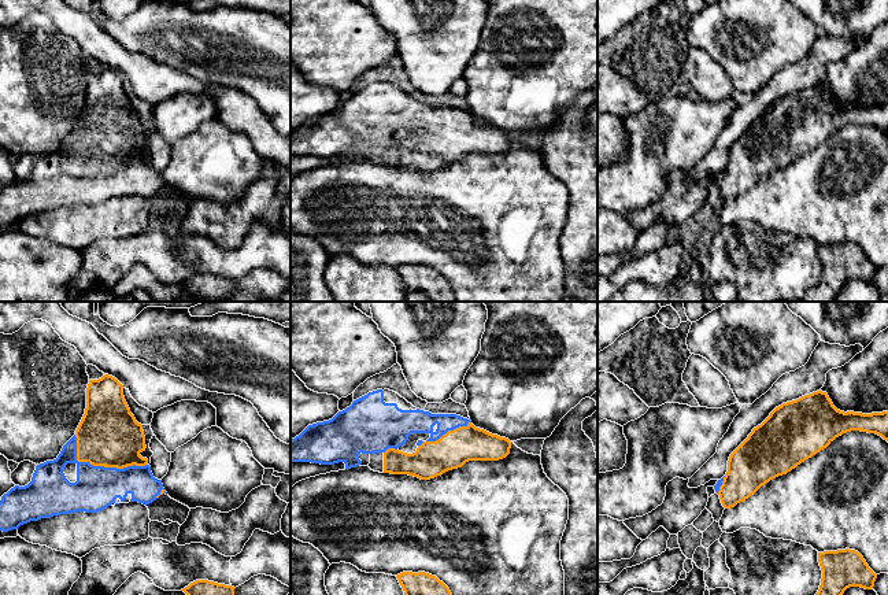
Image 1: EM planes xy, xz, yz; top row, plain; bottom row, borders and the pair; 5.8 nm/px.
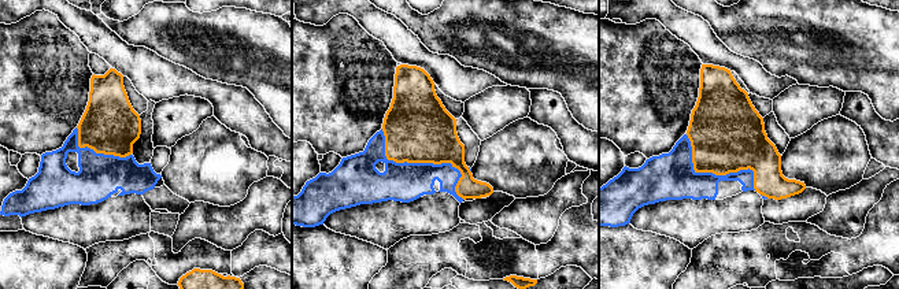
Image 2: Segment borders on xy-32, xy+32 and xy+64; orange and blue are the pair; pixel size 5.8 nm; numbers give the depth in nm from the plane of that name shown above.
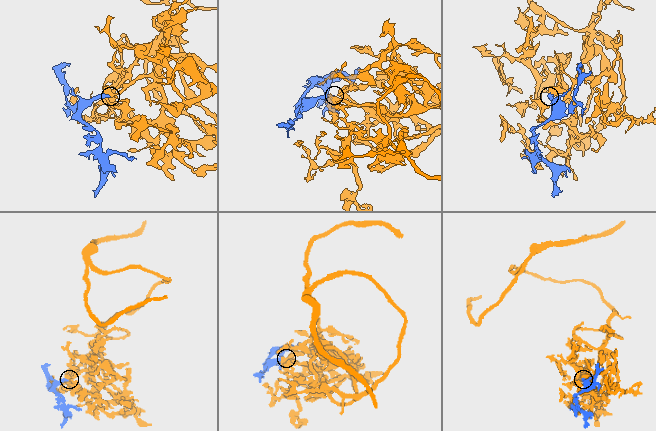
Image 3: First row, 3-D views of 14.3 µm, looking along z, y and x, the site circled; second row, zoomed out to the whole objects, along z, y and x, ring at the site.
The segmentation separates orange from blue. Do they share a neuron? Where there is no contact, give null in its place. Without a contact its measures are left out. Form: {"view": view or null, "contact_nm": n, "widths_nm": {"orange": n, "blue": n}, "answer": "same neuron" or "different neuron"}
{"view": "xy", "contact_nm": 460, "widths_nm": {"orange": 360, "blue": 260}, "answer": "same neuron"}

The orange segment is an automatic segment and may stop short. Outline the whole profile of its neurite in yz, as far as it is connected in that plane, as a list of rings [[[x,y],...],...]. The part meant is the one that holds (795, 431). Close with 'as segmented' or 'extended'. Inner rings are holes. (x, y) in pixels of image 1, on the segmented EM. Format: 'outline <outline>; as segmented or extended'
outline [[[817,391],[782,403],[730,454],[726,474],[714,485],[725,509],[735,507],[770,480],[787,474],[851,430],[876,433],[888,441],[888,411],[862,414],[837,410],[826,392]]]; extended

